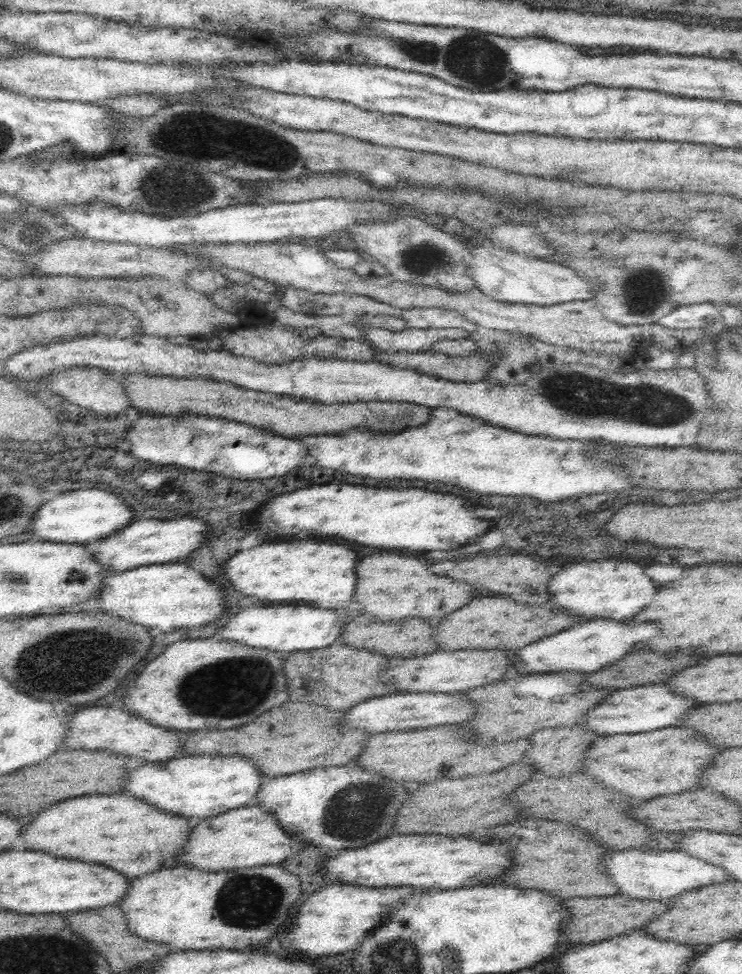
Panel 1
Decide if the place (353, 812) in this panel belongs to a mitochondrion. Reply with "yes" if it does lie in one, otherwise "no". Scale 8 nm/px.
yes

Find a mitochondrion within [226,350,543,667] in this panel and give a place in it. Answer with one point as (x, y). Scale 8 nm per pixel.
(512, 365)

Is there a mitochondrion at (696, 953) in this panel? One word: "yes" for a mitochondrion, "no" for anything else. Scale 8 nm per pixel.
no

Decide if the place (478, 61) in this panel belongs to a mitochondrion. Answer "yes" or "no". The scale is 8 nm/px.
yes

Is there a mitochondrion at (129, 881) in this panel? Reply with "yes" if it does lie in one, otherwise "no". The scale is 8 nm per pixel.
no

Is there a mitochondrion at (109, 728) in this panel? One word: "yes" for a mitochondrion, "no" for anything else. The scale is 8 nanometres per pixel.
no

